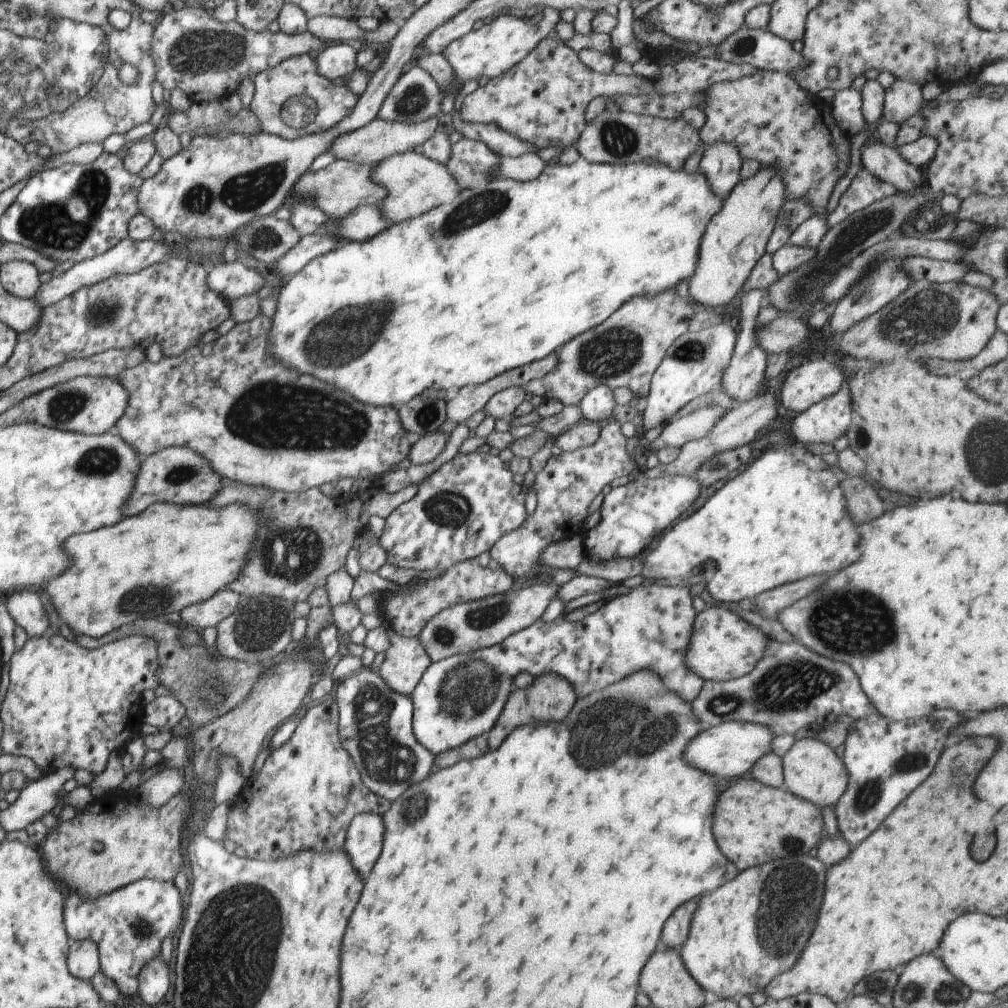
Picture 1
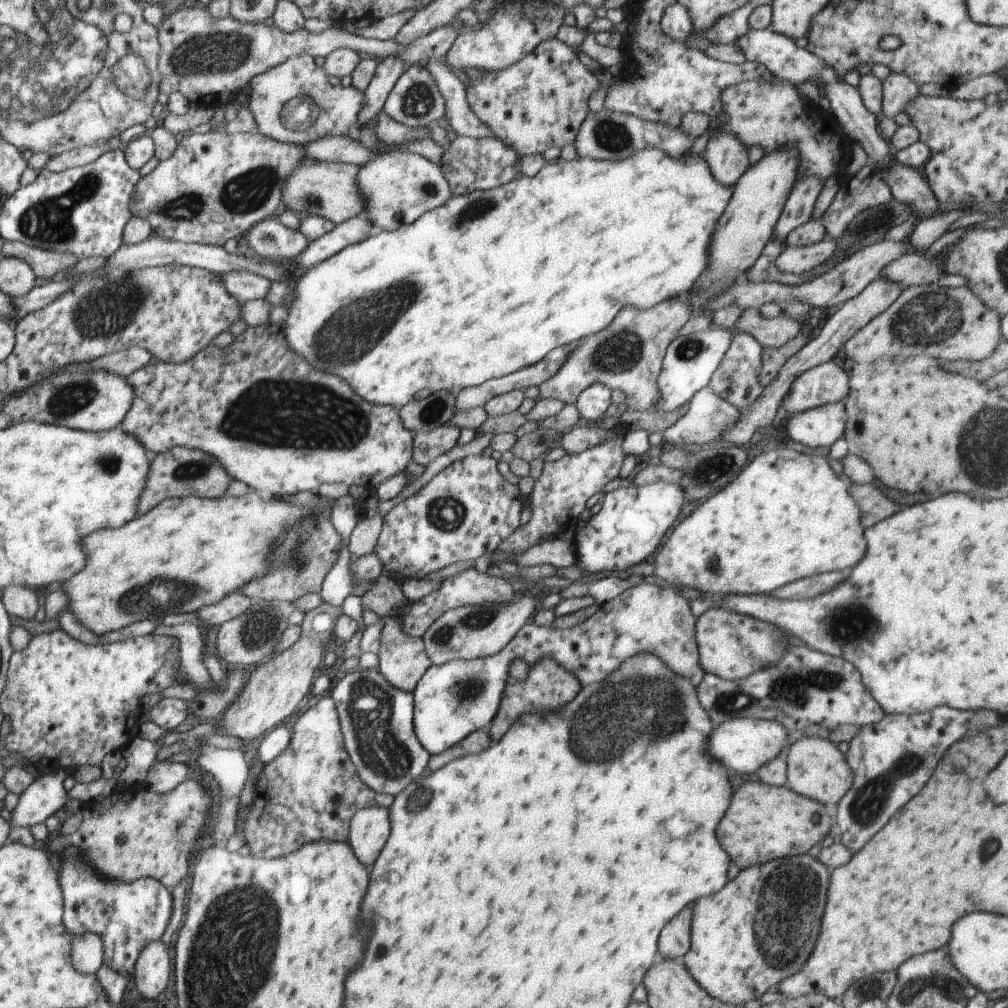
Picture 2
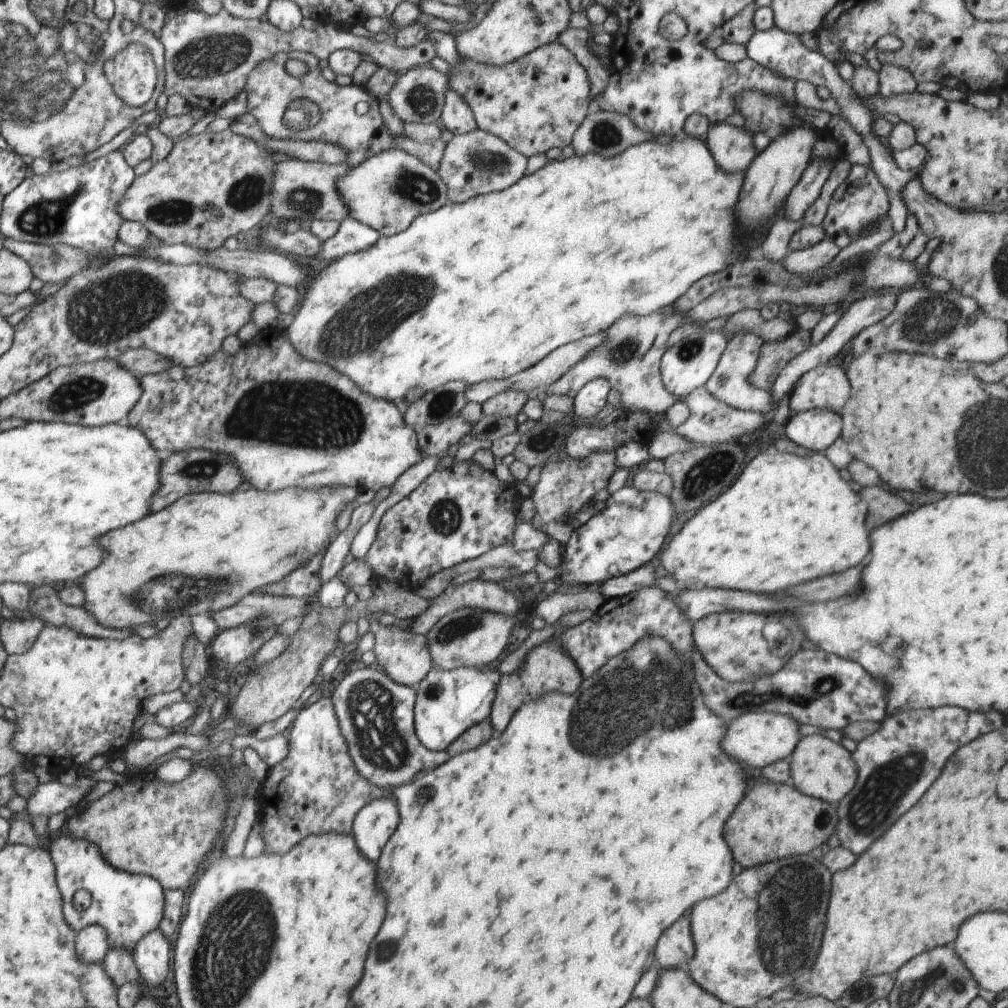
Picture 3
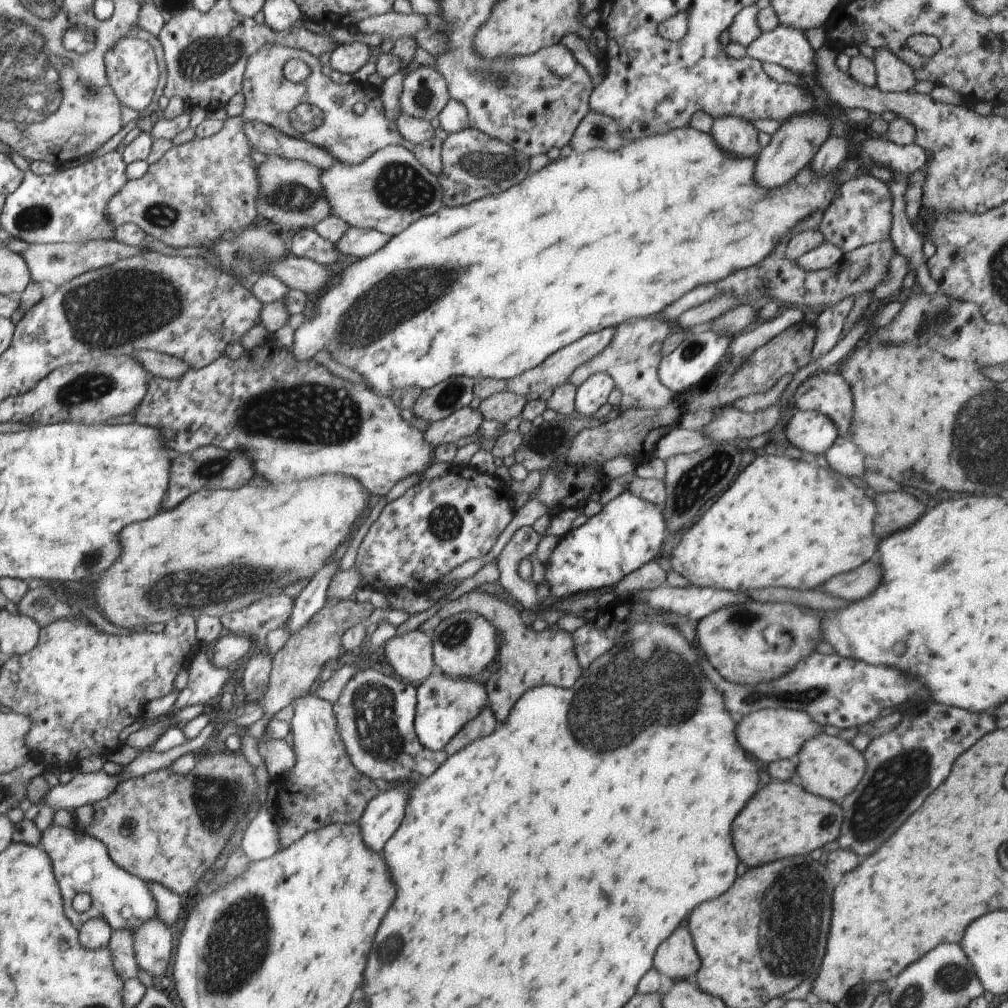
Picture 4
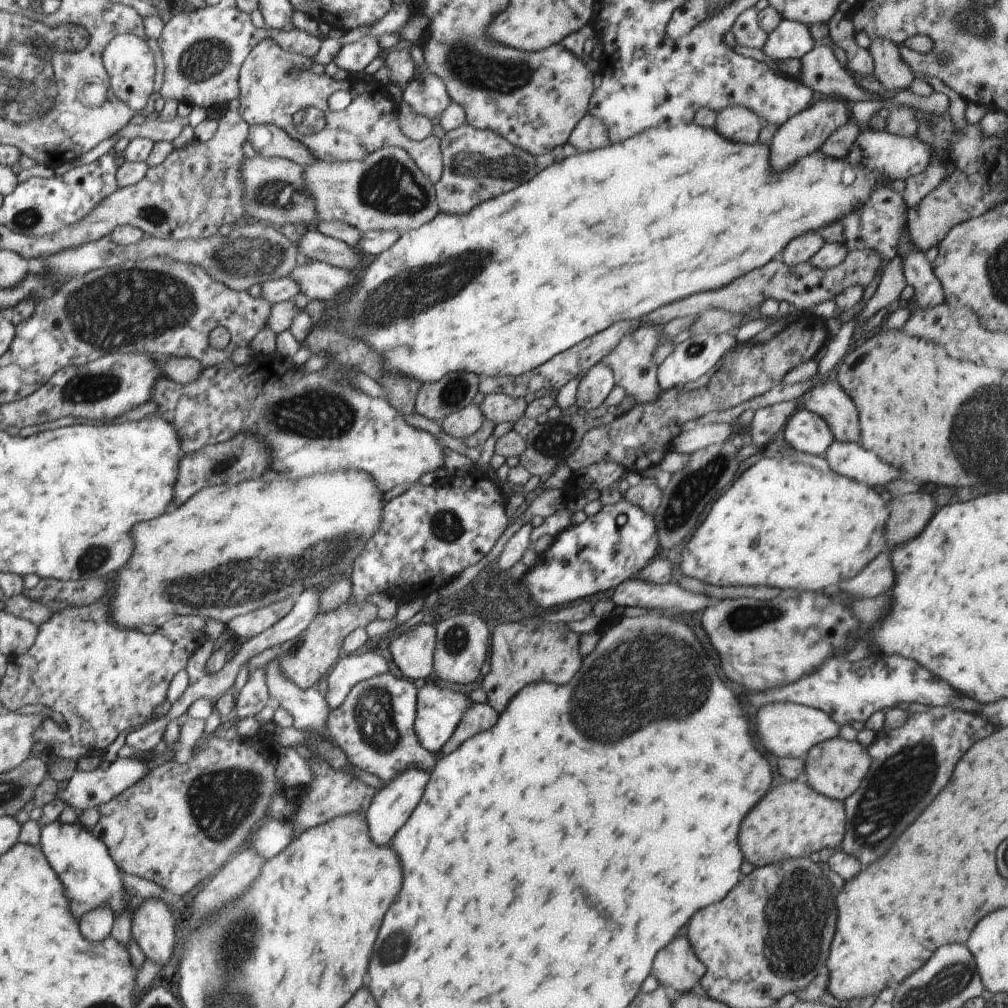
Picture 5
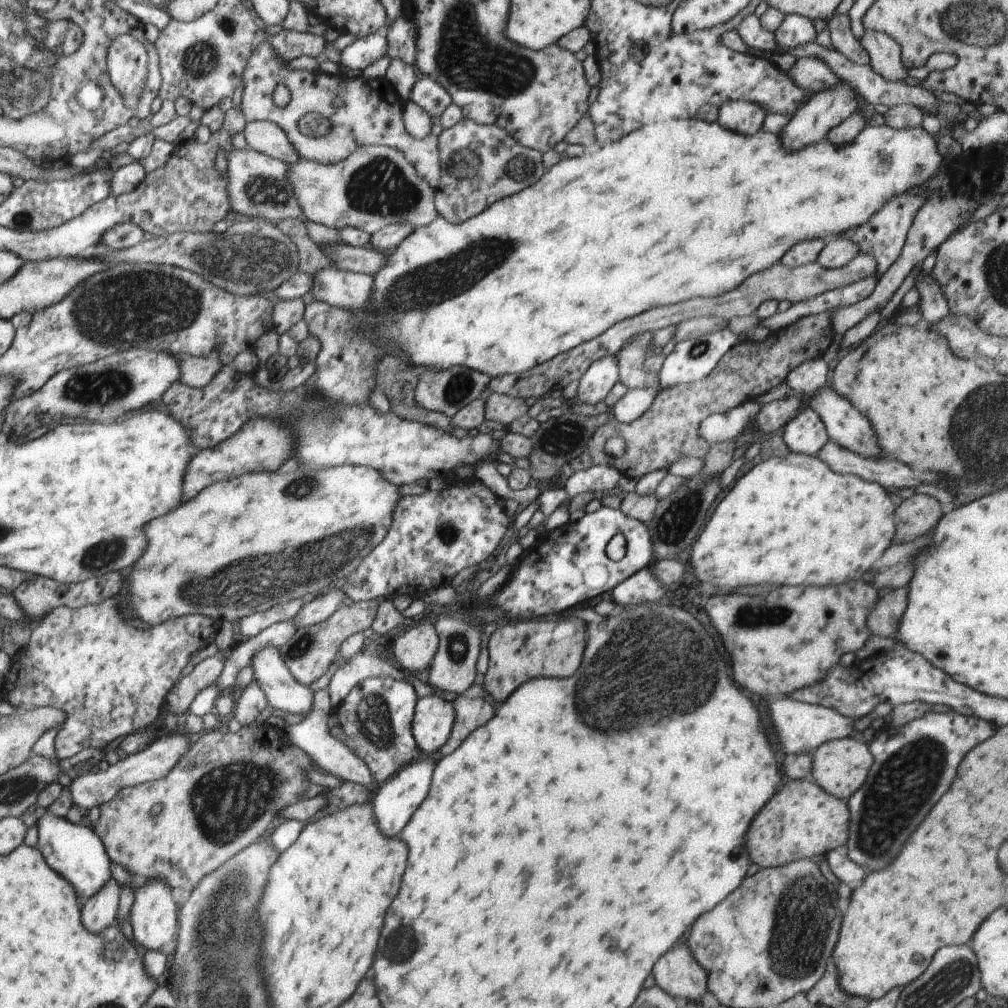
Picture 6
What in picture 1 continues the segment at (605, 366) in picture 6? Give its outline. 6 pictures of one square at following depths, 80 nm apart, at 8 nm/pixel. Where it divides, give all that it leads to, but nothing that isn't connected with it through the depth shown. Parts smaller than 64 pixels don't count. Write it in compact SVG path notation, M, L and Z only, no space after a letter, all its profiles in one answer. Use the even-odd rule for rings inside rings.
M599 384L582 397L578 406L584 419L604 425L611 419L616 404L613 390L609 386Z

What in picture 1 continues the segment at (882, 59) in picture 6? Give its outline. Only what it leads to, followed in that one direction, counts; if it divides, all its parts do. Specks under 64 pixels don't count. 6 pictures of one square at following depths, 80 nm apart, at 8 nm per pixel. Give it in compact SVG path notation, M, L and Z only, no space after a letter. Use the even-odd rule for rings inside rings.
M894 79L885 91L882 120L886 122L902 125L910 116L918 113L924 104L921 86L917 83Z

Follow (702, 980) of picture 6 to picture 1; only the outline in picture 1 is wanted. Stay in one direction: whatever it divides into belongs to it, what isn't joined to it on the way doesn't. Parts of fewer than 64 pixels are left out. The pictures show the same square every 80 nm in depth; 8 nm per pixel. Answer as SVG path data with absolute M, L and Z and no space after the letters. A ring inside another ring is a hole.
M690 900L688 904L680 906L664 924L661 934L661 946L680 951L688 938L691 918L696 910L696 900Z

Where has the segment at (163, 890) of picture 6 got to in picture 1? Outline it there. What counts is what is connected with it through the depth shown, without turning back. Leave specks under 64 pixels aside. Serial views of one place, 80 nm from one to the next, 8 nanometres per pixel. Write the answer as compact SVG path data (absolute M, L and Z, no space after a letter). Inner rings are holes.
M161 954L149 962L150 964L140 974L137 996L152 1006L152 1004L158 1004L164 998L164 994L168 992L170 971Z

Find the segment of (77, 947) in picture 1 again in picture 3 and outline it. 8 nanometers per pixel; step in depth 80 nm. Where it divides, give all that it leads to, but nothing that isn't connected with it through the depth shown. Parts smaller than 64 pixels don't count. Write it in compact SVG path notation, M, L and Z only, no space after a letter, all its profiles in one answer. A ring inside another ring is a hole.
M90 925L77 932L76 950L86 962L102 962L109 949L106 929L100 925Z

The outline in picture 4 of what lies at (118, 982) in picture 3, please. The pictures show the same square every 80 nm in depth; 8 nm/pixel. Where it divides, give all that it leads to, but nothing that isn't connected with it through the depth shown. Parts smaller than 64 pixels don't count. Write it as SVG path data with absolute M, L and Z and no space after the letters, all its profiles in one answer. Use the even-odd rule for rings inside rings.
M128 929L111 932L109 947L113 954L113 967L124 981L136 977L139 964L135 959L133 933Z

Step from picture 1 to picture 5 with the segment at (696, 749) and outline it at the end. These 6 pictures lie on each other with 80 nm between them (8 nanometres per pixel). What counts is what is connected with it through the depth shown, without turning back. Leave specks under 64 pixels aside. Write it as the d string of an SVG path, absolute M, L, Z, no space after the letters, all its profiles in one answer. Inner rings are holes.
M777 702L760 708L756 716L755 732L760 734L760 742L766 751L774 756L804 758L813 746L838 737L840 725L820 709L793 702Z

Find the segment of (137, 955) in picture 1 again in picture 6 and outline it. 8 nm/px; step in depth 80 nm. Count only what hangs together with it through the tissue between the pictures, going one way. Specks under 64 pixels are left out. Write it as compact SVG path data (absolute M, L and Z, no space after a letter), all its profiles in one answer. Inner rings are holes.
M46 812L38 819L36 826L39 837L37 849L42 852L47 863L52 868L56 868L56 872L72 882L76 894L80 894L83 902L92 898L96 892L104 890L104 886L113 876L112 870L110 870L112 862L110 862L110 856L107 854L106 844L95 834L89 824L86 822L72 824L65 817Z

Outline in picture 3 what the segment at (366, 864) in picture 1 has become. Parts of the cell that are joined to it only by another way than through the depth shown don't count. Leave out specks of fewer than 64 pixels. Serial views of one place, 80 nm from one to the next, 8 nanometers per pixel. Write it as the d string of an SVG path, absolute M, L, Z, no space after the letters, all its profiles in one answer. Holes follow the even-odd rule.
M393 794L369 802L353 820L352 834L357 848L376 863L400 819L397 798Z

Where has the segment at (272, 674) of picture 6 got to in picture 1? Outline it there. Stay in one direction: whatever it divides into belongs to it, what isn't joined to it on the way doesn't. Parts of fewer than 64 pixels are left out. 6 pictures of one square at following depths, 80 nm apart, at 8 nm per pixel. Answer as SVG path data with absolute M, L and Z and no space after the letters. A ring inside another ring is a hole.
M332 694L309 710L296 725L294 734L280 748L272 751L255 780L247 780L232 804L226 838L246 850L246 857L263 861L313 850L342 849L351 820L360 813L383 815L391 802L372 792L363 782L354 760L342 746L339 735L339 710Z

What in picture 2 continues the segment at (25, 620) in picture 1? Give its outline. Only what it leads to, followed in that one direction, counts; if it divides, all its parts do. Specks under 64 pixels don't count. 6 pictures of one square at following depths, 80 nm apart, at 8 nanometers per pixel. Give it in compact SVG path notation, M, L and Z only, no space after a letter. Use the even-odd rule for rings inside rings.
M16 584L3 590L1 600L8 614L25 619L34 619L37 608L42 604L39 591Z

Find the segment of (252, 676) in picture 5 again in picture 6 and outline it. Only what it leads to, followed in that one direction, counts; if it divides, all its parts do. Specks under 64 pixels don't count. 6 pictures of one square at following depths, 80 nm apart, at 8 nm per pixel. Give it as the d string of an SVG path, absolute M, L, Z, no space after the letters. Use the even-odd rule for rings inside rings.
M252 680L242 690L233 709L233 718L242 725L239 732L233 734L217 728L204 730L194 737L189 751L164 778L122 788L110 802L102 805L98 824L92 829L106 844L111 862L132 872L139 879L164 880L170 888L188 893L196 888L202 878L216 871L218 866L223 866L244 848L256 843L269 829L274 816L280 816L282 808L300 802L310 788L306 772L316 766L304 750L284 740L285 734L280 729L264 723L252 726L252 722L268 706L264 690L256 680Z

